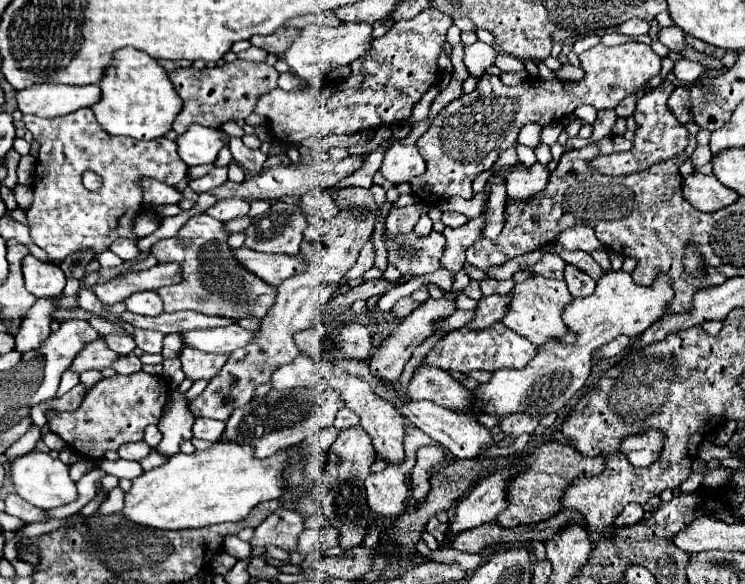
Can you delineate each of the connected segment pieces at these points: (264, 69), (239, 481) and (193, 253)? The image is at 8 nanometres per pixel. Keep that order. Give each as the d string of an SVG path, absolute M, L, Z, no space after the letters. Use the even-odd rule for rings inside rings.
M234 60L232 64L216 66L216 68L180 68L170 72L170 82L174 84L176 92L180 94L184 108L176 116L172 130L176 134L186 132L192 124L212 126L220 128L220 124L234 120L234 118L246 118L254 112L256 100L264 94L276 88L278 72L268 66L266 62L248 62L248 60Z
M214 442L208 450L194 454L176 454L170 456L166 464L140 474L132 480L128 492L124 492L124 508L118 512L124 520L130 520L140 526L150 526L158 530L186 530L186 528L206 528L222 522L238 522L248 516L248 512L266 500L280 498L284 494L282 468L288 462L284 450L276 452L270 458L258 460L252 456L252 448L238 446L232 442Z
M208 214L192 216L176 236L158 240L150 248L150 254L156 256L158 262L178 262L184 272L184 280L180 280L180 284L154 290L164 302L164 312L194 310L208 316L228 316L230 320L264 320L268 308L272 308L272 300L276 300L276 288L244 270L244 266L234 258L234 250L228 246L224 224L220 224L220 220L212 220Z

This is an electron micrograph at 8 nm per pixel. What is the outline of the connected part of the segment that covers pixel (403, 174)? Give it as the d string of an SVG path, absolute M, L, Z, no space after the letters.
M392 144L382 160L382 176L394 184L402 184L408 182L414 176L424 174L426 170L426 162L420 156L418 148L414 144Z

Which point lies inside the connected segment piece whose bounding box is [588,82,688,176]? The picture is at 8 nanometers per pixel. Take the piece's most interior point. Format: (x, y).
(659, 136)

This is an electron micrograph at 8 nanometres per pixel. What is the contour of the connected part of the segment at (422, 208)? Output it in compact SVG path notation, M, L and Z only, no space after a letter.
M416 202L406 208L390 208L390 214L386 218L386 232L390 238L396 238L400 234L412 232L414 224L422 214L428 214L428 206L422 202Z

